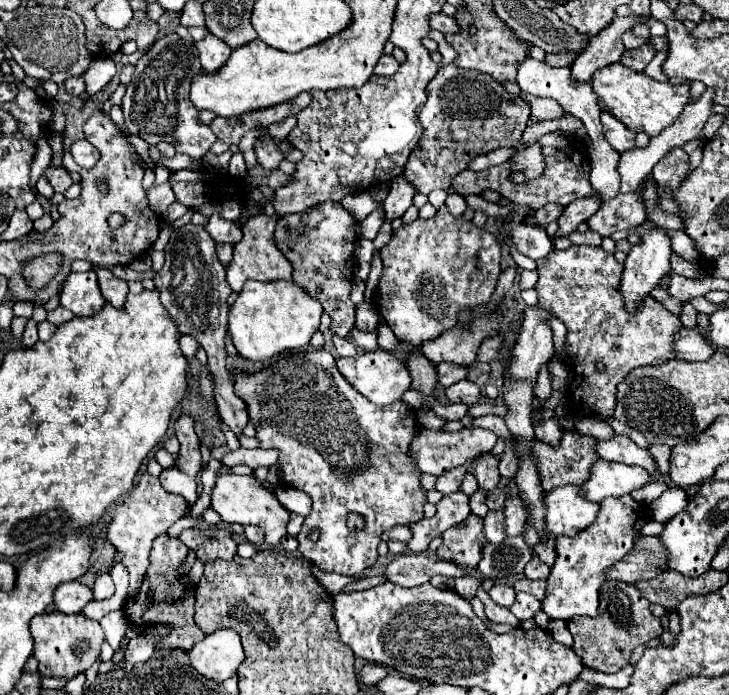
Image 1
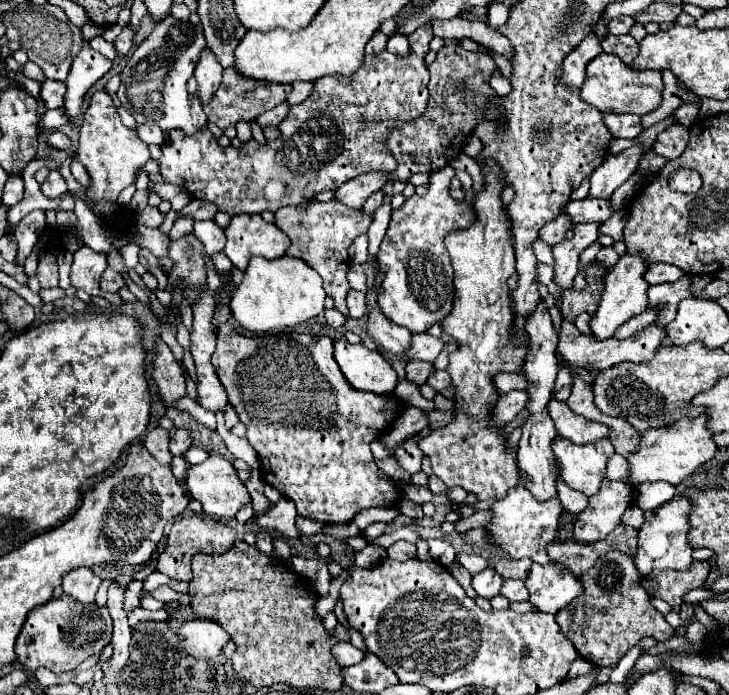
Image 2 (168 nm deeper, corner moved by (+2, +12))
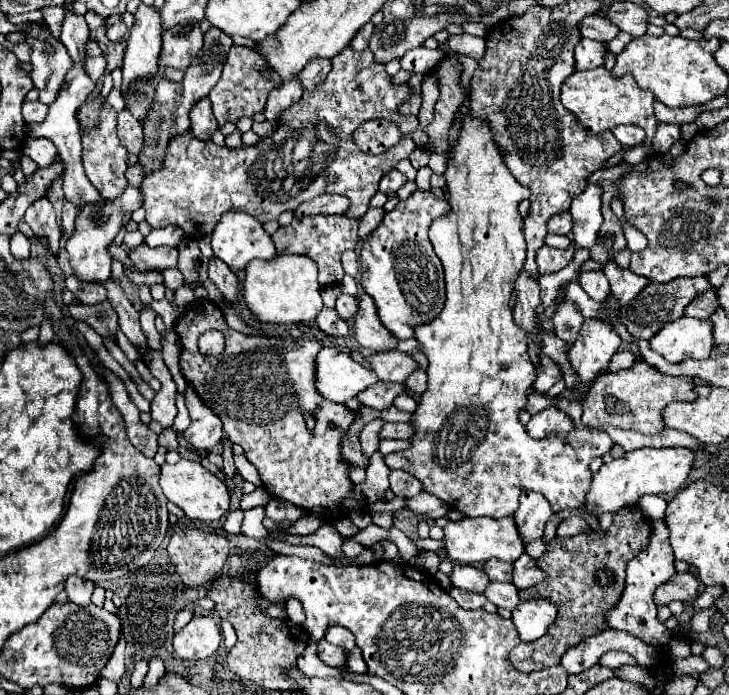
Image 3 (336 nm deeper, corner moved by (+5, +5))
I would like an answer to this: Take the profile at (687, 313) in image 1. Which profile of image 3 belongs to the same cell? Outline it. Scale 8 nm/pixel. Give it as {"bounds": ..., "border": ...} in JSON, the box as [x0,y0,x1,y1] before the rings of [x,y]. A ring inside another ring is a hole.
{"bounds":[619,277,699,339],"border":[[[689,277],[675,279],[671,283],[647,283],[643,291],[625,307],[619,309],[619,321],[629,329],[629,333],[637,339],[651,339],[657,331],[661,331],[663,325],[683,317],[685,307],[697,297],[699,289],[695,285],[689,285]]]}

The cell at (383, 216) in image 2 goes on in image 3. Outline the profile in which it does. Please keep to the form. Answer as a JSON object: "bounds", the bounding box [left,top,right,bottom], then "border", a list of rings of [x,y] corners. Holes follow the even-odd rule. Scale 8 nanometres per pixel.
{"bounds":[358,208,385,241],"border":[[[369,208],[369,211],[363,215],[360,219],[359,229],[358,229],[358,236],[359,238],[364,241],[371,231],[374,231],[379,223],[381,223],[385,211],[383,208]]]}

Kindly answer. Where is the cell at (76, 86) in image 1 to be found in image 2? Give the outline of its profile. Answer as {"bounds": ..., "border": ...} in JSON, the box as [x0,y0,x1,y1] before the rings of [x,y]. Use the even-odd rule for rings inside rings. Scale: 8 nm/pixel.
{"bounds":[42,80,66,108],"border":[[[46,80],[42,84],[42,100],[46,102],[46,106],[58,108],[64,104],[64,94],[66,94],[66,84],[64,82],[56,82],[56,80]]]}

